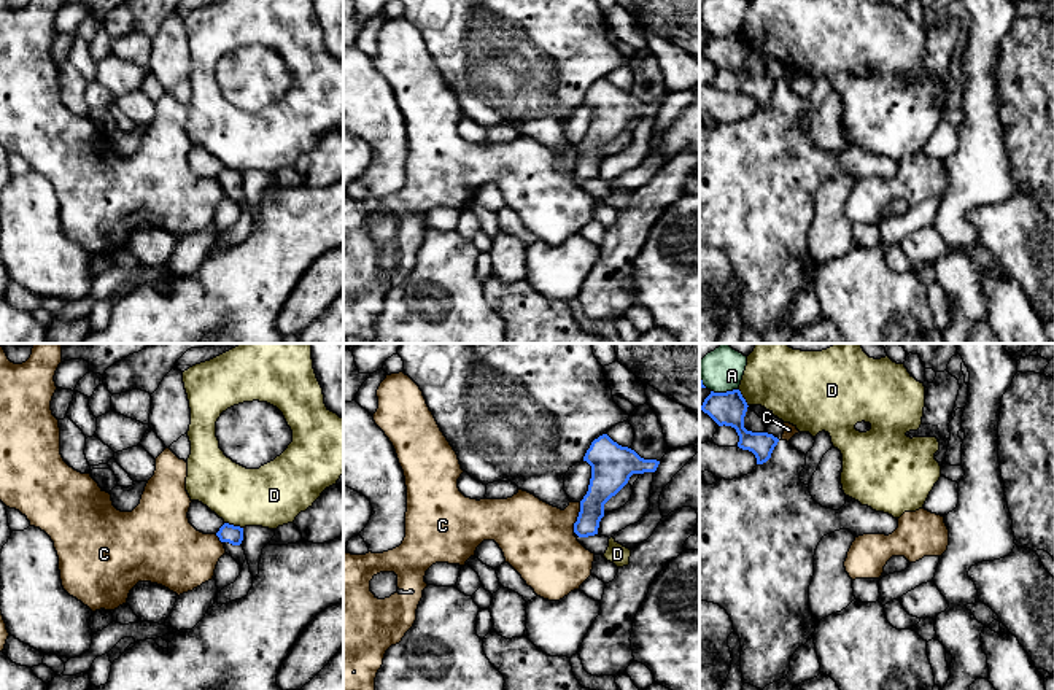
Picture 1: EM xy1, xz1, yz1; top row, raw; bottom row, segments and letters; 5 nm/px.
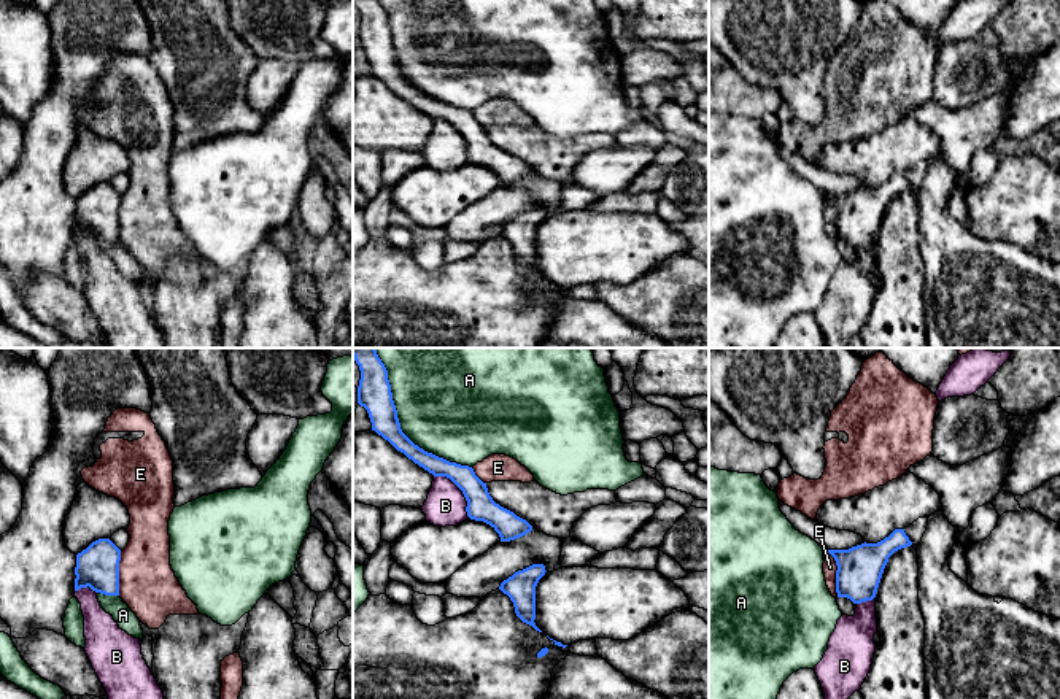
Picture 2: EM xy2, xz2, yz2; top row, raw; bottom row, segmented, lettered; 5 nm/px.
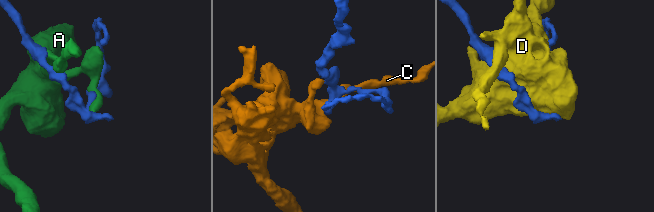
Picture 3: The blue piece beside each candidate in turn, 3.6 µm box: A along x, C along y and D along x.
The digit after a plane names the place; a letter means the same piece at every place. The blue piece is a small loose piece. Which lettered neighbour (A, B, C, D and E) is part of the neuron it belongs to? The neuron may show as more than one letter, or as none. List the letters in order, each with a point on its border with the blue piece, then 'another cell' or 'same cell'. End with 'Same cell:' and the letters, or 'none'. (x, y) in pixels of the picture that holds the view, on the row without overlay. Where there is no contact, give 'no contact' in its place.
A: meets blue in xz2 at (399, 72); another cell
B: meets blue in xz2 at (461, 134); another cell
C: meets blue in xz1 at (577, 161); another cell
D: meets blue in xy1 at (234, 170); another cell
E: meets blue in yz2 at (836, 218); another cell
Same cell: none

